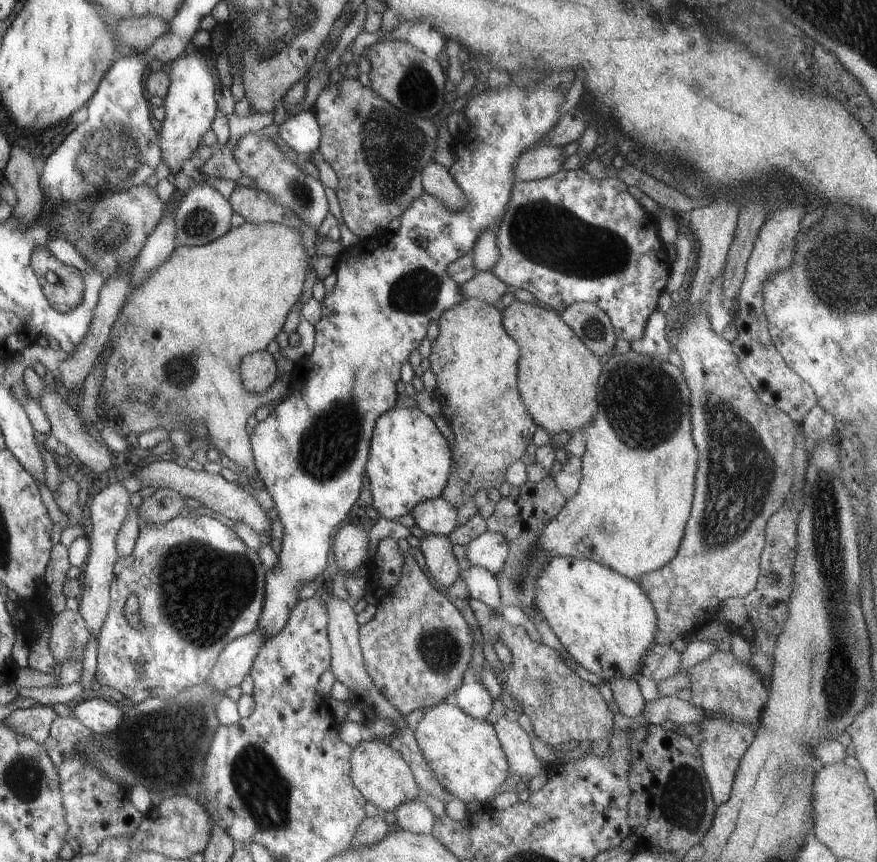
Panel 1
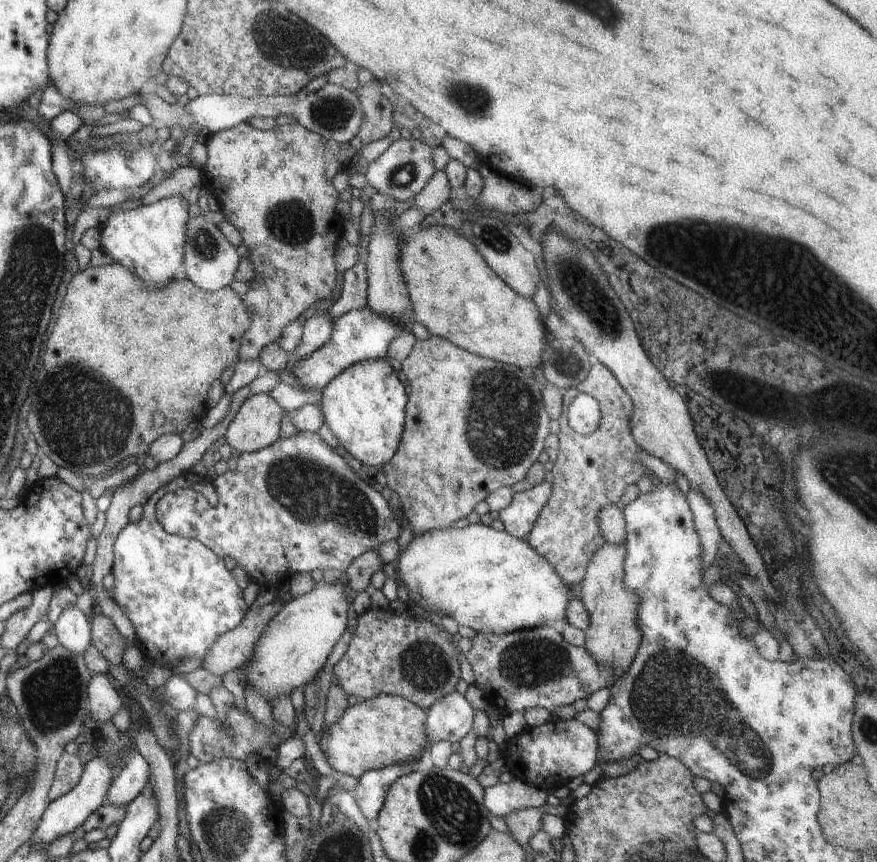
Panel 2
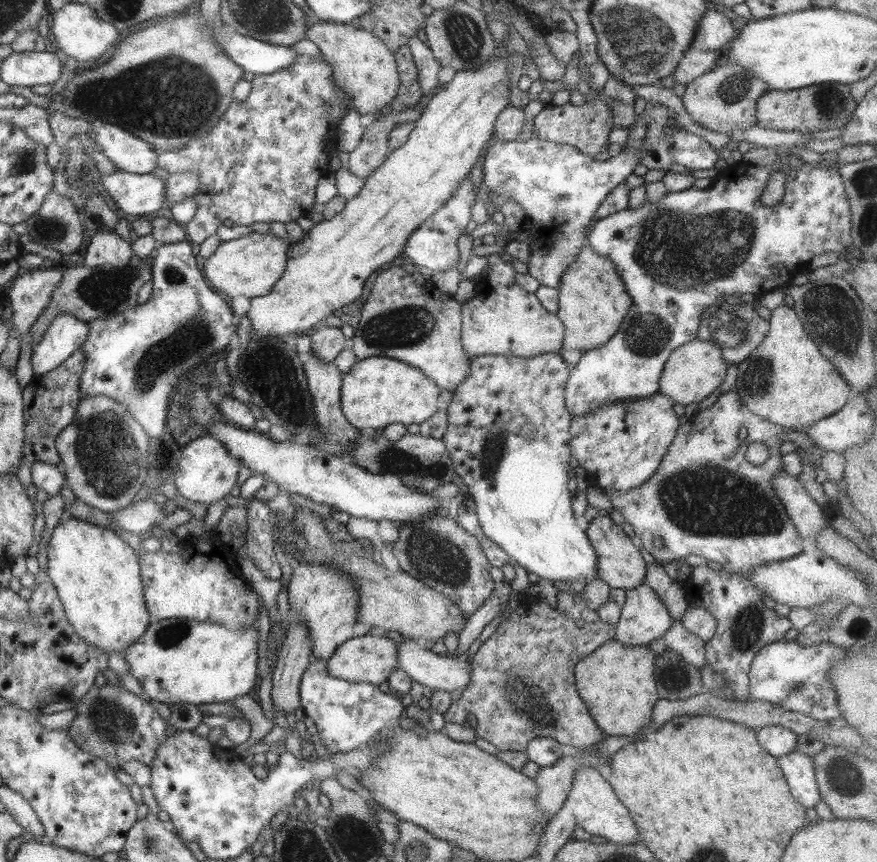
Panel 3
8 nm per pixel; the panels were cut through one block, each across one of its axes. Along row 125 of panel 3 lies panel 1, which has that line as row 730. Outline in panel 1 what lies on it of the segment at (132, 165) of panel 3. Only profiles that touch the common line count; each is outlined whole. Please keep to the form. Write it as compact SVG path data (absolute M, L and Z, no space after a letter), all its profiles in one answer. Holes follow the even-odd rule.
M90 698L83 700L72 709L72 716L86 728L96 734L112 734L121 730L120 724L125 717L123 708L106 701L106 698Z

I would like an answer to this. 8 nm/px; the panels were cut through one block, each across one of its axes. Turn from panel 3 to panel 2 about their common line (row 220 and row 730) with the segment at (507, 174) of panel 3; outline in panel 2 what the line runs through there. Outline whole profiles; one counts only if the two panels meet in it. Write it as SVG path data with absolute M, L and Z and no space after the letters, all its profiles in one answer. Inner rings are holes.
M554 715L540 726L527 726L524 732L507 741L506 751L500 755L506 760L509 772L514 778L541 789L566 785L572 778L586 774L599 762L597 732L574 718L564 720Z

